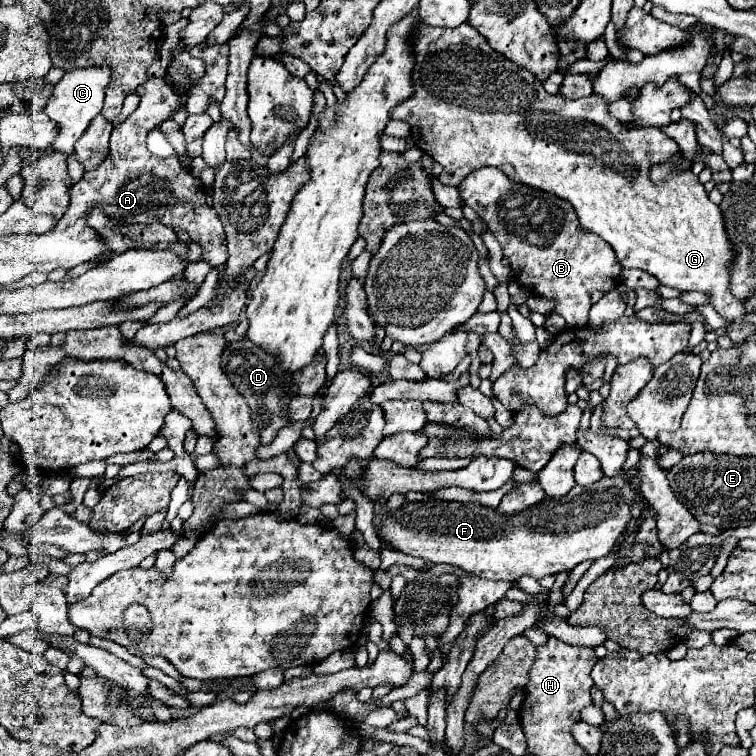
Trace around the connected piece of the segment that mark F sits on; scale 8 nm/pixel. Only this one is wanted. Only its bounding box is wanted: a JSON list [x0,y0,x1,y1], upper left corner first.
[379,473,633,581]

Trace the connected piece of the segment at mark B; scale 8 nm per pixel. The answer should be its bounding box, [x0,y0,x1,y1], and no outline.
[459,167,623,329]

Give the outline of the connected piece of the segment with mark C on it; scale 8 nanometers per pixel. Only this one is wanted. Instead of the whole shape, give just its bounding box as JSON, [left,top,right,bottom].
[45,65,111,155]

